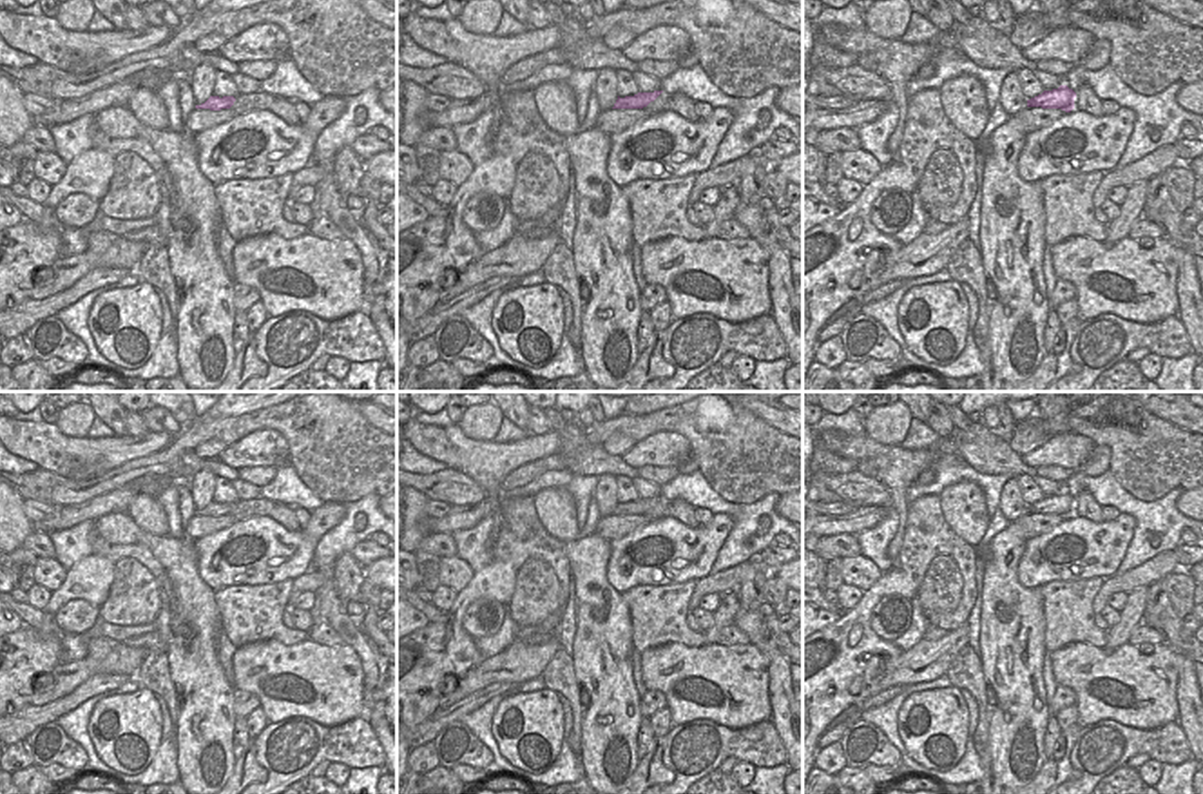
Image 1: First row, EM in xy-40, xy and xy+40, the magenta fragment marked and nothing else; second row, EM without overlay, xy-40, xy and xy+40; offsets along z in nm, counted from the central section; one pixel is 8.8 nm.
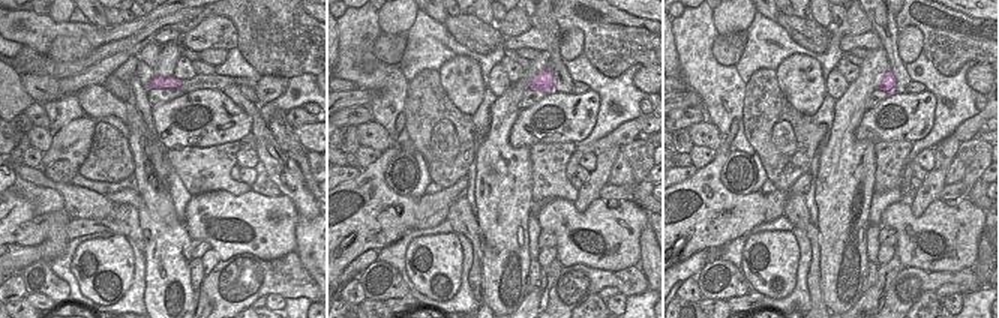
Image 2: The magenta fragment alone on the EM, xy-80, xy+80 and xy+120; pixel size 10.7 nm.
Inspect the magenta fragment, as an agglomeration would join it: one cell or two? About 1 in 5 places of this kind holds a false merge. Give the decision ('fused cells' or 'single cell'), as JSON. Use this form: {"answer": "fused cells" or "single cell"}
{"answer": "single cell"}

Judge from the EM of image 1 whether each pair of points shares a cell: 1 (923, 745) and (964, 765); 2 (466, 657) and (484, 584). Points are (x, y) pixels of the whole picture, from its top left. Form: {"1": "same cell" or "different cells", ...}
{"1": "different cells", "2": "same cell"}

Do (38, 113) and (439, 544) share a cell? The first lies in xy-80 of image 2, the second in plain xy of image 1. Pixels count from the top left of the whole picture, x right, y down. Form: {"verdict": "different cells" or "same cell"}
{"verdict": "same cell"}

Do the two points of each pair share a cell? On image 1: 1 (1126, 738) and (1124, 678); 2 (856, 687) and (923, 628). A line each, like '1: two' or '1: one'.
1: two
2: two

